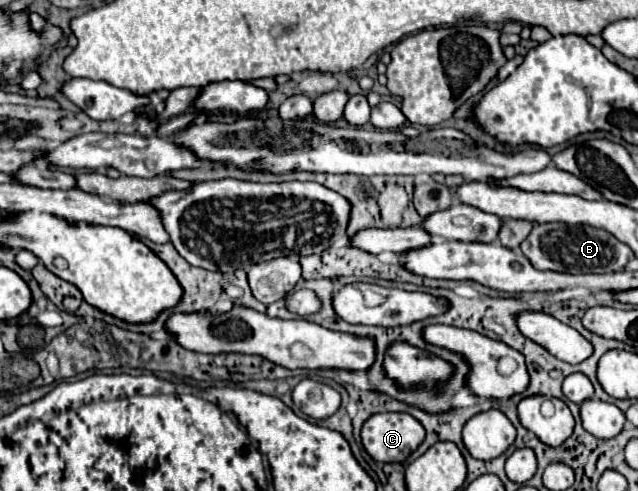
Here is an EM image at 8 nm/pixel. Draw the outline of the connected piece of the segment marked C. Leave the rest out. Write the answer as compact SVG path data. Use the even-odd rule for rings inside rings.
M407 413L371 415L361 429L365 451L381 463L405 461L425 439L423 425Z

